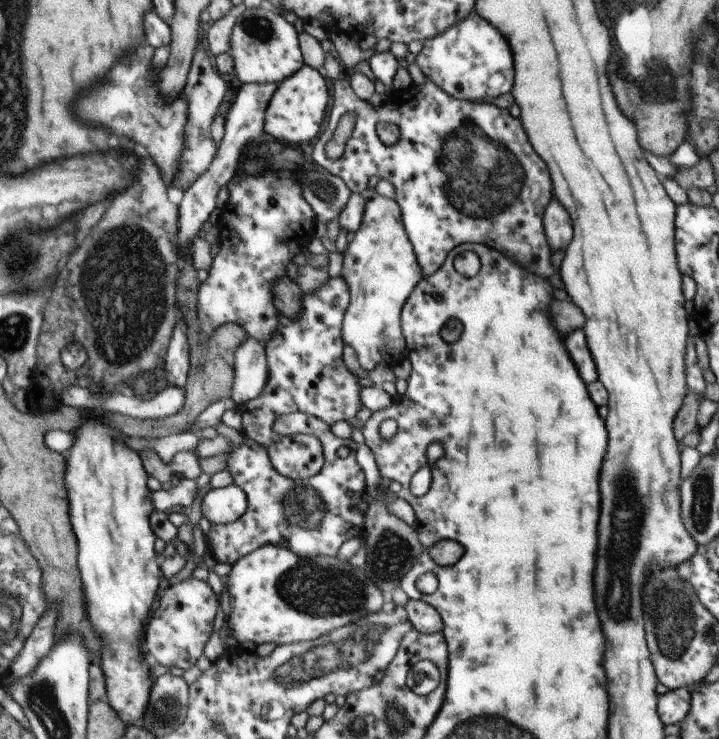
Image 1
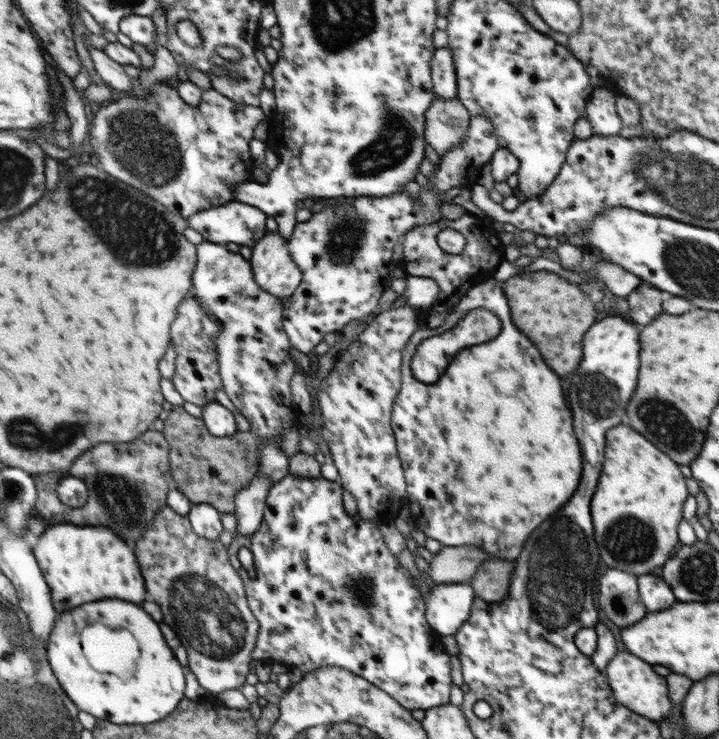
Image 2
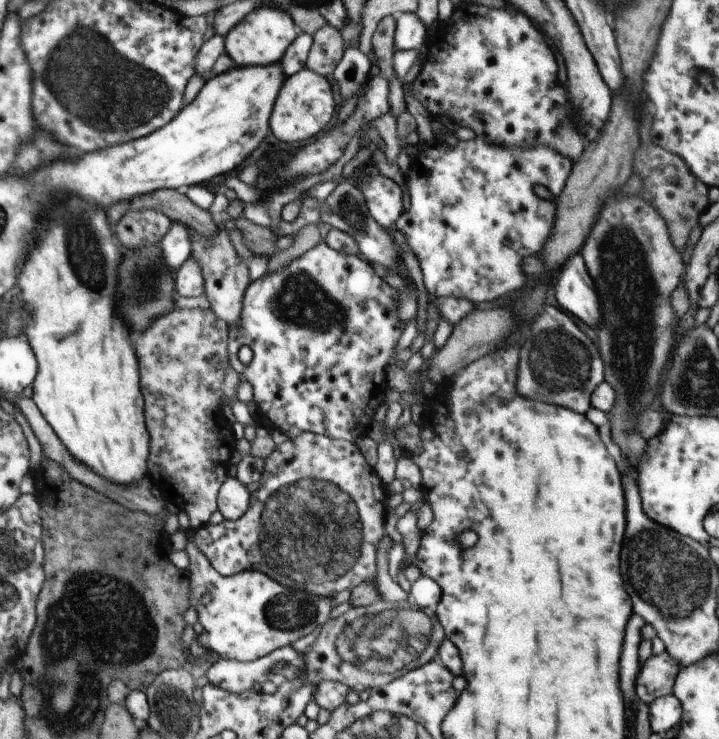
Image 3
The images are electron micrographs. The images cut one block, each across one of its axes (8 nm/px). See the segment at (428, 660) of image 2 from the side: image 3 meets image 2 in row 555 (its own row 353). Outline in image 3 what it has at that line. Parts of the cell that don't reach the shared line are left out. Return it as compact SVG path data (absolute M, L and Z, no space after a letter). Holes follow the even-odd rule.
M321 241L314 248L301 254L280 270L266 273L260 278L251 281L243 296L240 322L238 322L238 326L229 328L228 358L230 367L236 371L240 380L242 382L250 382L250 386L253 388L253 406L258 408L259 412L262 412L272 422L274 428L286 434L289 439L296 438L297 435L302 433L316 433L317 435L326 435L331 439L342 439L356 443L358 438L368 436L376 410L387 399L390 388L388 387L386 369L390 358L397 354L396 346L405 328L405 325L398 318L398 312L396 312L396 302L398 302L400 293L396 288L392 288L388 282L384 282L374 272L374 268L370 266L370 263L365 261L360 255L348 256L341 252L336 252L325 241ZM242 346L248 346L253 352L250 364L242 364L238 357L238 350Z

